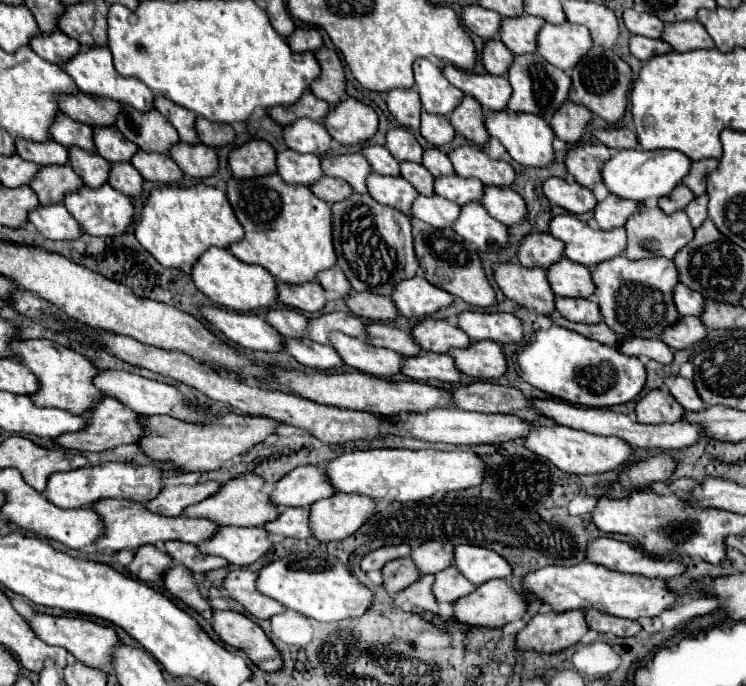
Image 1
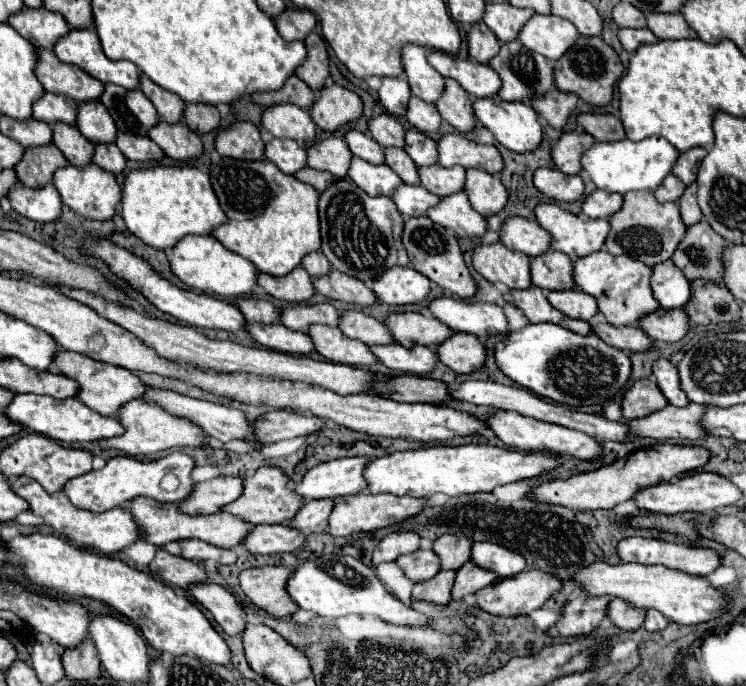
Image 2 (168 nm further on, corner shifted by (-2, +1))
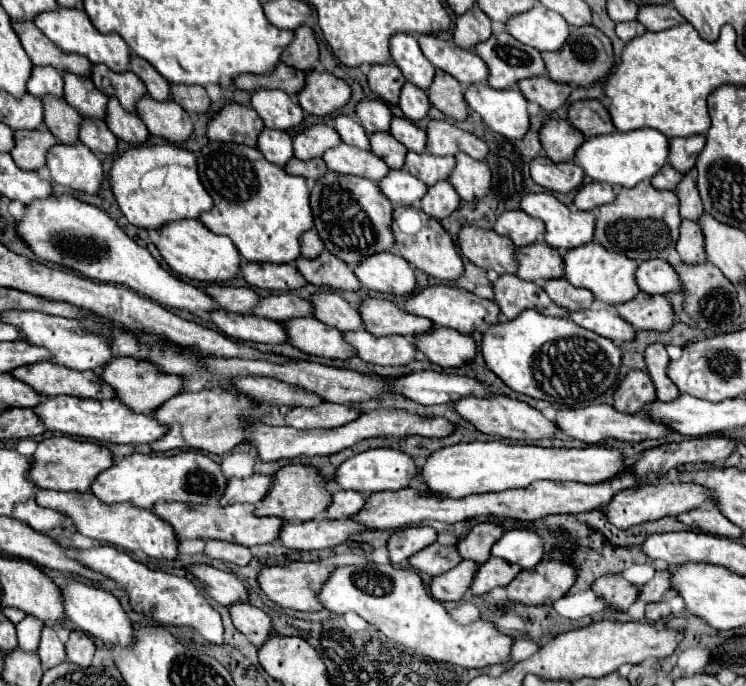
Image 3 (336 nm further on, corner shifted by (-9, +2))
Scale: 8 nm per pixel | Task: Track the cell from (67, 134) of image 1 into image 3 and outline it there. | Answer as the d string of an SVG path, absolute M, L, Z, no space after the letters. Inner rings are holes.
M34 67L32 69L32 77L28 81L28 93L44 99L46 95L64 97L64 79L58 71L54 71L54 67Z

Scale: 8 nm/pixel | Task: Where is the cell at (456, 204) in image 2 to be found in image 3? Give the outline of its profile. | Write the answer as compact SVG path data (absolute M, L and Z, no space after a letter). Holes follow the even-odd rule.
M448 181L432 185L422 199L422 211L430 217L436 217L438 221L452 215L458 207L460 207L458 193L454 191L454 187L450 187Z

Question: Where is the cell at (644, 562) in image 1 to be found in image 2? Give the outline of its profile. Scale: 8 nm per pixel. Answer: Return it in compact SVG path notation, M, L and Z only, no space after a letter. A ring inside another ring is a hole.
M625 538L617 546L623 562L637 564L663 564L689 574L709 576L721 566L721 556L711 548L685 546L677 542L665 542L659 538Z

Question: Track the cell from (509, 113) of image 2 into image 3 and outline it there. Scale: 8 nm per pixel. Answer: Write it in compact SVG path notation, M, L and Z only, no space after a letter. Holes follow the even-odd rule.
M470 85L464 89L464 97L484 123L506 139L522 139L530 129L528 101L518 87L498 91L490 85Z

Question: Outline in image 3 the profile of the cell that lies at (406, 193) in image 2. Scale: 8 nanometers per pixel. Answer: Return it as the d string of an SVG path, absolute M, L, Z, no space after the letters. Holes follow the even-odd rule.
M392 169L378 183L378 187L394 207L420 207L420 199L428 191L428 187L420 179L414 179L414 175L410 175L406 169Z

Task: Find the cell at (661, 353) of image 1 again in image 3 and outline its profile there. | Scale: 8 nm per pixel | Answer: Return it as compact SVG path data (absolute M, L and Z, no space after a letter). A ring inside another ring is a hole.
M604 307L600 311L592 311L592 309L586 309L586 311L574 311L570 315L570 319L588 329L588 331L594 331L602 337L608 337L612 339L614 343L626 343L626 341L632 341L636 339L636 329L626 323L614 309L610 307Z

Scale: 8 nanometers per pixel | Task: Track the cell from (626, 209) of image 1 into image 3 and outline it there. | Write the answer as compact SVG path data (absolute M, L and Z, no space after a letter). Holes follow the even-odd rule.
M588 183L580 187L574 199L574 207L580 211L592 211L606 203L612 203L614 199L616 199L616 191L608 183Z

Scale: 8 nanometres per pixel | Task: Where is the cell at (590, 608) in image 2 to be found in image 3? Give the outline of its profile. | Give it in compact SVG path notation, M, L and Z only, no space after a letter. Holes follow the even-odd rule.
M606 575L606 577L600 577L592 583L592 591L604 599L604 603L610 607L610 609L616 609L616 611L626 611L638 597L638 591L634 589L634 585L630 585L626 579L622 577L614 577L614 575Z

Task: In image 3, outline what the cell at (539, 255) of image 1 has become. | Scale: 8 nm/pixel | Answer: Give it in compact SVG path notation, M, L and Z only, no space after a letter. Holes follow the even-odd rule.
M504 211L498 217L494 231L510 237L516 247L526 247L542 239L542 221L526 215L524 211Z

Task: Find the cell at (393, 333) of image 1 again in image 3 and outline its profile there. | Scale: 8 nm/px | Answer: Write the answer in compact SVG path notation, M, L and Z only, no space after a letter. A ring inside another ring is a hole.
M318 293L310 297L310 301L314 305L314 317L318 321L340 331L362 329L362 315L358 315L358 309L338 293Z

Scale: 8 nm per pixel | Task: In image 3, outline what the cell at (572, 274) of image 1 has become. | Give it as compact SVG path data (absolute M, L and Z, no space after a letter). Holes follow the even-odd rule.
M546 241L518 247L518 277L532 283L546 283L548 279L564 279L564 257Z

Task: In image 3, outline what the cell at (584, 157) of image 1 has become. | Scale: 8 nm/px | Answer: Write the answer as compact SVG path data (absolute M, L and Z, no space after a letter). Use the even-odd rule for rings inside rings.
M550 119L542 131L540 131L540 141L546 151L546 155L556 161L572 161L576 155L576 147L586 141L582 131L572 127L564 119Z

